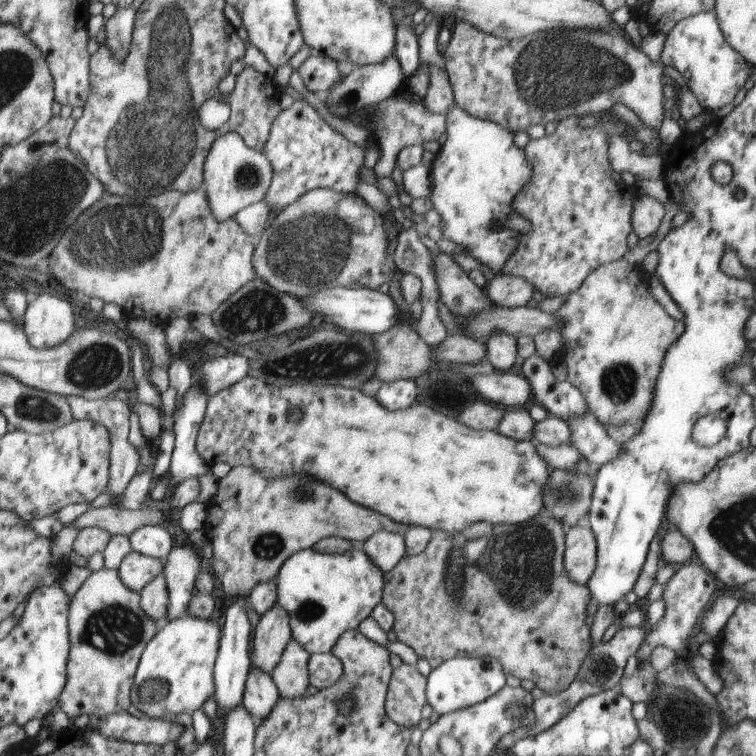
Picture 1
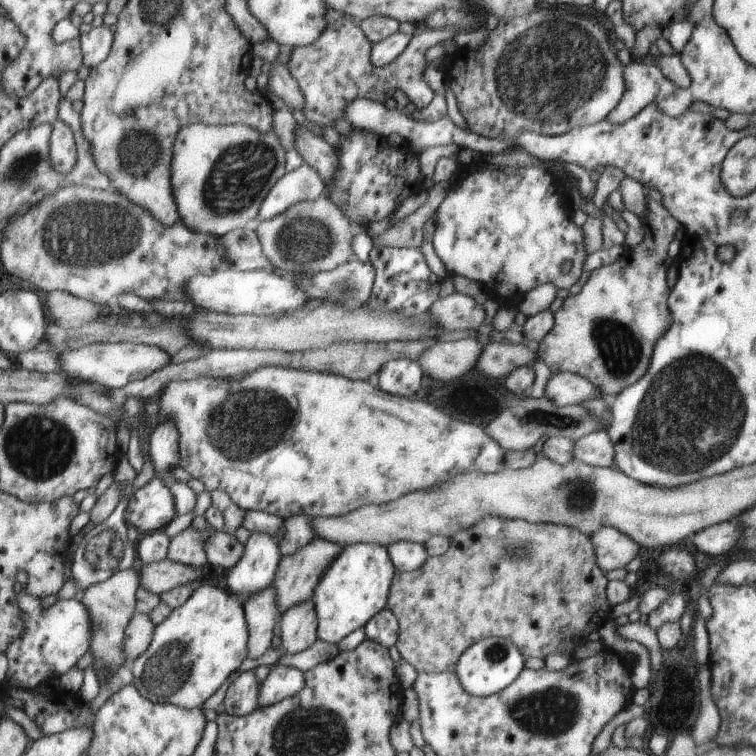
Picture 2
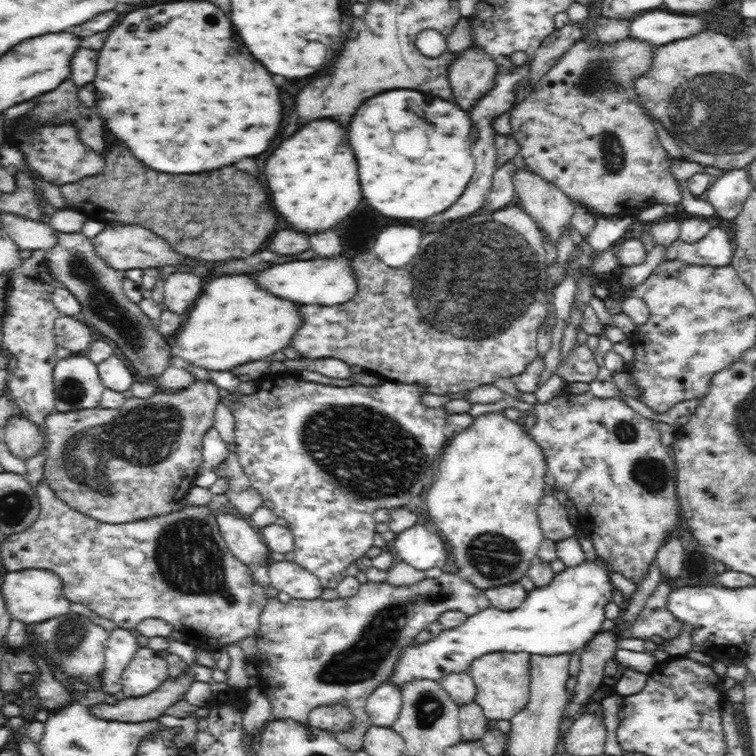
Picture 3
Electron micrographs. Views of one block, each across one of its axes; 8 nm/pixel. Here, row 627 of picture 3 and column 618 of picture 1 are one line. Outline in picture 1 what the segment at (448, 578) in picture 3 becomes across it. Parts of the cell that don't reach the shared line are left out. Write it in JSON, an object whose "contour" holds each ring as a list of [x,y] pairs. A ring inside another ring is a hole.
{"contour":[[[626,259],[604,264],[594,270],[584,280],[583,286],[571,293],[567,302],[554,313],[565,325],[560,332],[565,350],[557,353],[552,363],[566,362],[569,373],[567,380],[580,390],[588,410],[604,425],[622,427],[642,424],[651,410],[666,352],[685,330],[685,322],[671,318],[652,297],[648,277],[642,265],[631,266]]]}

